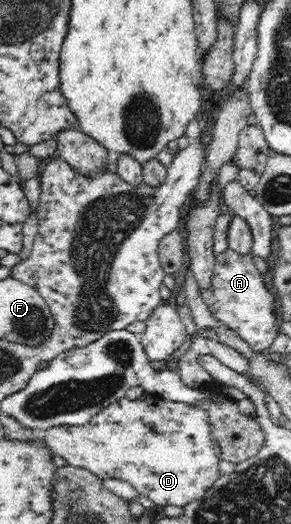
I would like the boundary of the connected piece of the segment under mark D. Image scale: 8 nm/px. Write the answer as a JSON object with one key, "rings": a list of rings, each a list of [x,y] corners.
{"rings":[[[123,398],[109,404],[104,410],[91,417],[91,420],[83,426],[73,425],[57,425],[45,430],[45,435],[42,440],[45,442],[45,446],[49,448],[51,453],[59,454],[62,456],[67,464],[83,468],[87,471],[93,472],[99,479],[115,479],[125,484],[127,490],[138,495],[147,496],[153,500],[153,502],[160,506],[182,506],[201,498],[212,486],[221,478],[221,471],[219,471],[220,462],[222,461],[221,447],[218,445],[214,434],[212,434],[211,423],[207,412],[203,411],[203,408],[193,404],[184,404],[181,402],[169,401],[166,399],[157,402],[157,404],[147,404],[147,402],[141,402],[141,400],[128,400]]]}

